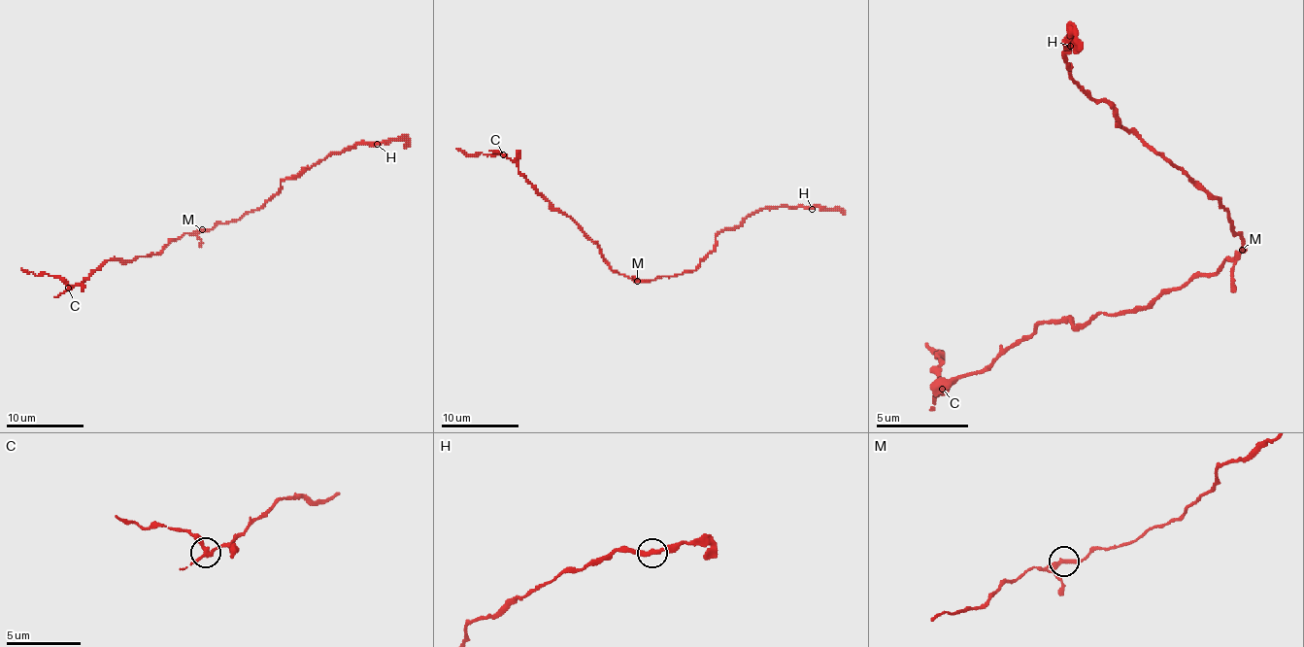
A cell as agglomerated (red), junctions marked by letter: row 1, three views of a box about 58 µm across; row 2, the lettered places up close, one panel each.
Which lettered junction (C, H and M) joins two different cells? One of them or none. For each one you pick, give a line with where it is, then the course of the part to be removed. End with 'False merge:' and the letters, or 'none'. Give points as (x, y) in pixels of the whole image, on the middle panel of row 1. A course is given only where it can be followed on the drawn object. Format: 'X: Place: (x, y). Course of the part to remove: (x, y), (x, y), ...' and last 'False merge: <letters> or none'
C: Place: (503, 154). Course of the part to remove: (503, 154), (470, 154), (456, 149)
False merge: C

